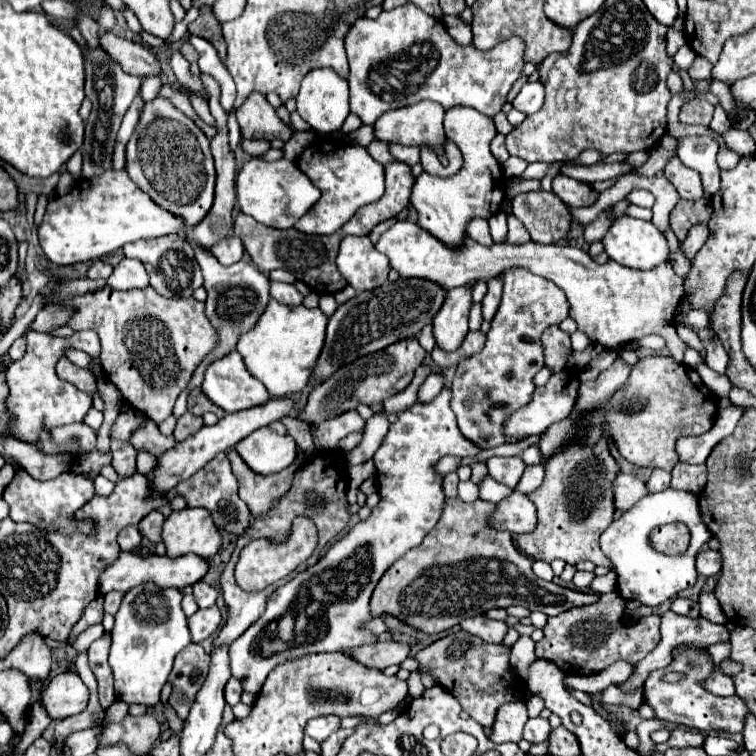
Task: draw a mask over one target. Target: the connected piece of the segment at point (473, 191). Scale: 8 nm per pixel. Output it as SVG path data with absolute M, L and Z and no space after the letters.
M452 107L446 111L444 129L450 141L454 141L462 157L462 169L452 177L434 177L422 173L412 187L412 205L418 211L418 225L422 225L428 233L440 239L450 249L460 249L466 237L466 225L474 217L490 219L500 211L504 199L506 179L500 163L490 153L490 141L496 135L496 127L492 117L486 117L472 107Z

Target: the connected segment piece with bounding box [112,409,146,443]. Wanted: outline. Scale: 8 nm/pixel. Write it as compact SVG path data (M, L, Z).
M132 409L132 411L128 411L128 413L120 413L118 419L116 419L116 423L114 423L114 427L112 427L112 437L130 443L130 435L132 435L142 423L146 423L146 415L142 415L140 411L136 413L136 411Z

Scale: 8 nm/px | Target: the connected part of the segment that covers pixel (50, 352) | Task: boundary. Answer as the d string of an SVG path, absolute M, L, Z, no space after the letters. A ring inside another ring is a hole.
M36 331L26 333L26 355L18 361L12 361L6 369L6 381L10 387L6 405L8 405L8 411L16 417L16 421L12 423L12 433L18 435L18 439L22 439L22 441L26 439L28 443L34 443L40 433L42 423L50 429L54 429L58 425L78 423L84 419L84 415L92 407L90 395L76 389L72 383L58 379L58 375L56 375L54 367L56 367L58 359L66 353L66 349L70 349L70 347L82 350L94 357L96 363L89 370L96 378L101 376L103 367L99 358L100 339L95 331L74 331L74 335L68 339L52 337L48 333L36 333Z

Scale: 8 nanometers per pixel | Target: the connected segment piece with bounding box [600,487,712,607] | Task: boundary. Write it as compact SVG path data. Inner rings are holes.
M668 487L658 493L644 495L630 511L614 519L600 535L600 547L604 555L610 557L614 563L614 571L618 575L618 593L624 599L632 597L644 605L656 607L668 599L674 599L680 591L696 583L698 573L694 567L694 559L700 547L706 545L710 537L712 537L710 531L706 529L706 525L698 515L698 495L692 491L680 491ZM666 521L688 521L688 529L690 529L688 551L680 555L666 555L654 551L654 547L650 545L650 531L664 525Z

